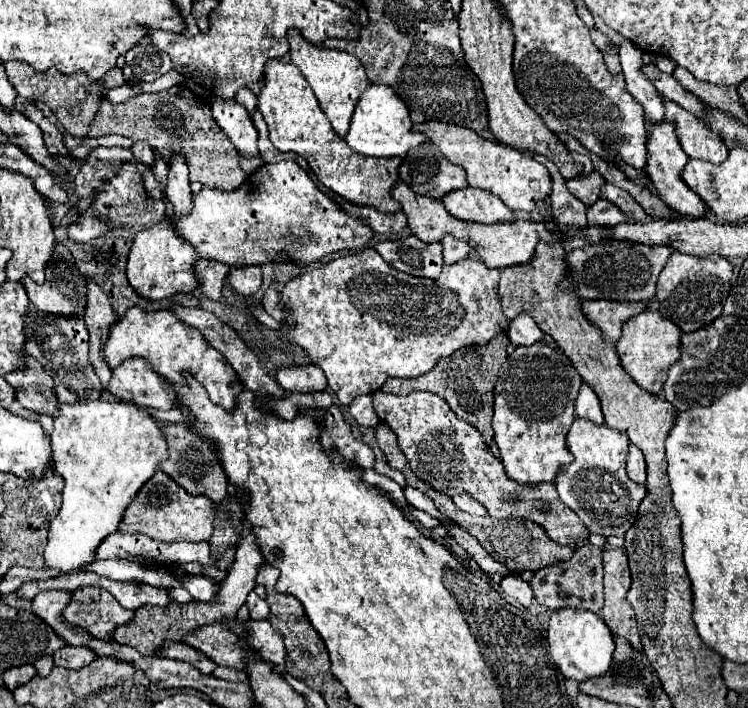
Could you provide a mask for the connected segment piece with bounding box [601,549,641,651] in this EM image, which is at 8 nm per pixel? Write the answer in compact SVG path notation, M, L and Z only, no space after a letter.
M611 549L603 553L603 567L605 567L605 605L603 605L603 619L613 635L629 639L635 651L641 651L639 631L633 631L635 621L631 619L631 605L627 601L627 591L631 585L631 573L627 567L627 555L623 549Z

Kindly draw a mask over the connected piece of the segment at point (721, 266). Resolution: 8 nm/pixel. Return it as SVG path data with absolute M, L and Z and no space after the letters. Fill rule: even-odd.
M675 251L657 281L657 307L659 313L671 319L683 333L697 331L713 323L723 311L725 299L731 289L731 263L721 255L695 257Z

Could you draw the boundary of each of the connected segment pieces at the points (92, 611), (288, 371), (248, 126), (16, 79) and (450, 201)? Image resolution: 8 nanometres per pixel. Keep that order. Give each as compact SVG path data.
M79 587L63 609L63 619L85 629L95 639L113 641L113 631L117 625L131 623L133 611L121 607L119 601L101 587Z
M291 365L291 367L279 367L275 373L275 379L279 385L287 391L325 391L327 381L319 367L315 365Z
M211 97L211 113L217 125L225 131L229 141L247 157L257 155L257 129L249 111L235 99Z
M7 61L5 71L7 71L9 81L15 87L15 91L21 97L25 97L29 103L35 103L35 101L47 103L67 133L79 135L79 137L87 135L87 127L95 119L95 113L99 109L99 101L103 99L103 89L105 89L103 85L91 83L87 79L87 75L83 75L83 73L63 75L55 67L47 69L47 71L33 71L23 61Z
M479 187L451 191L441 201L445 209L457 219L467 219L475 223L499 223L513 219L513 211L505 207L505 203L497 199L497 195Z

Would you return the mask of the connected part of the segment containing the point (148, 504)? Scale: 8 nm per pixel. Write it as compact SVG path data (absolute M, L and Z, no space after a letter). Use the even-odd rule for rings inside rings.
M157 471L137 493L133 503L125 511L125 519L119 525L123 533L143 533L157 541L207 541L213 533L215 503L201 495L189 495L169 475Z

